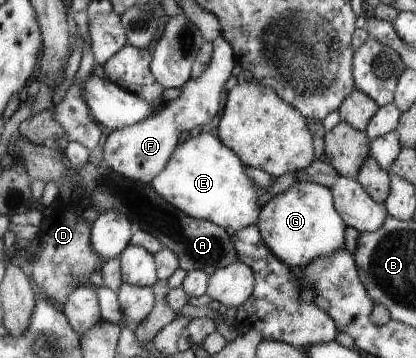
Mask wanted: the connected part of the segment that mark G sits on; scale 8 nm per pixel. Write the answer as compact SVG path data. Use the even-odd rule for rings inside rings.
M296 181L261 206L256 225L270 252L292 269L345 248L347 225L337 211L334 194L325 185Z

